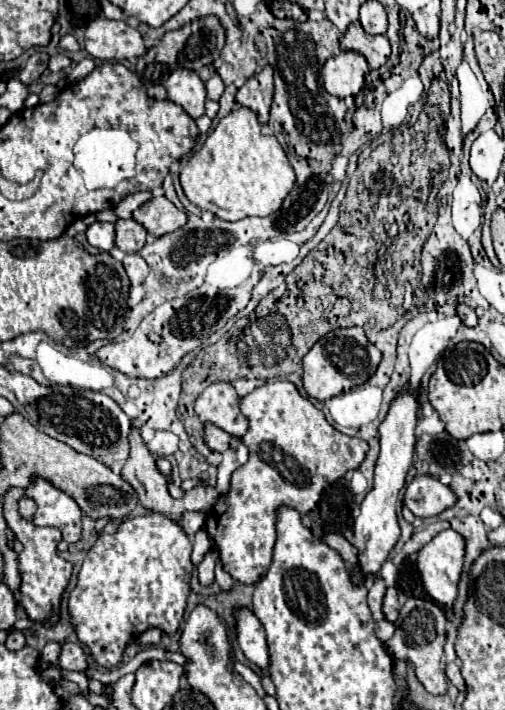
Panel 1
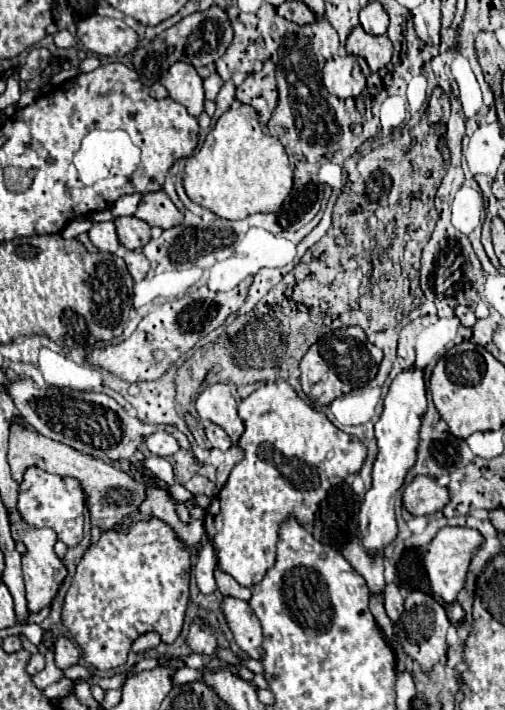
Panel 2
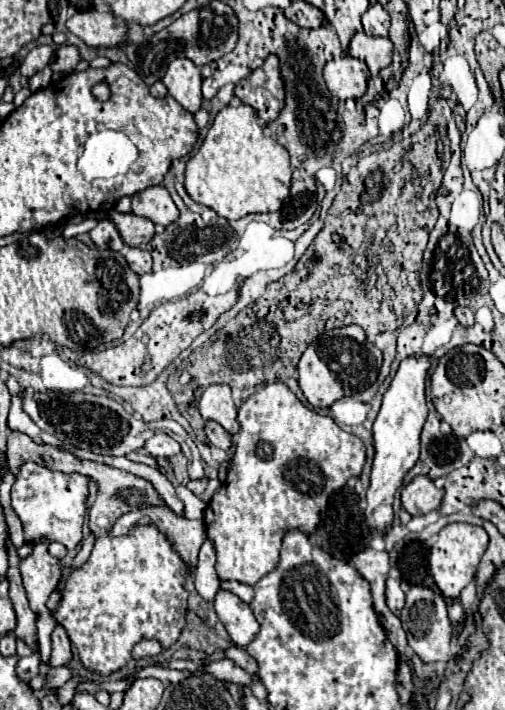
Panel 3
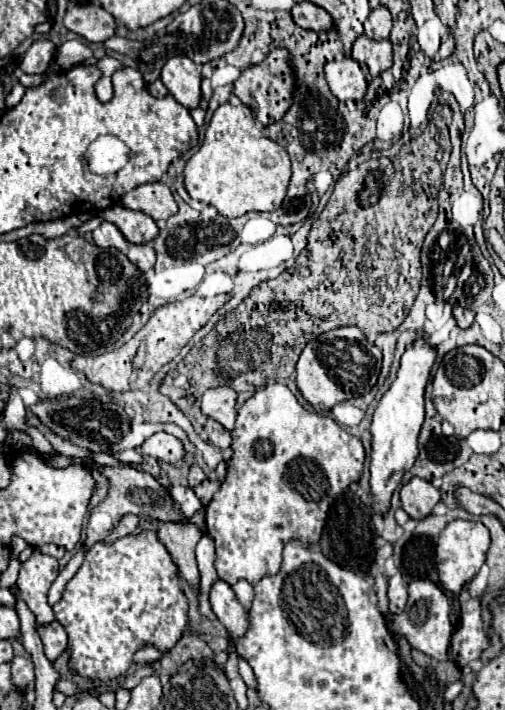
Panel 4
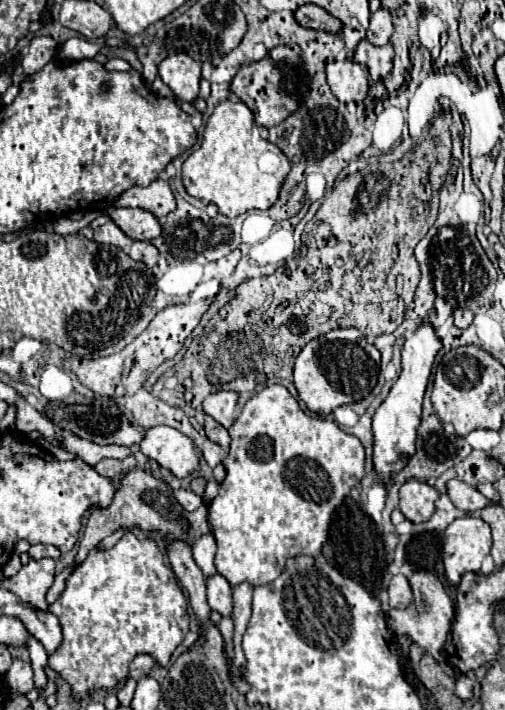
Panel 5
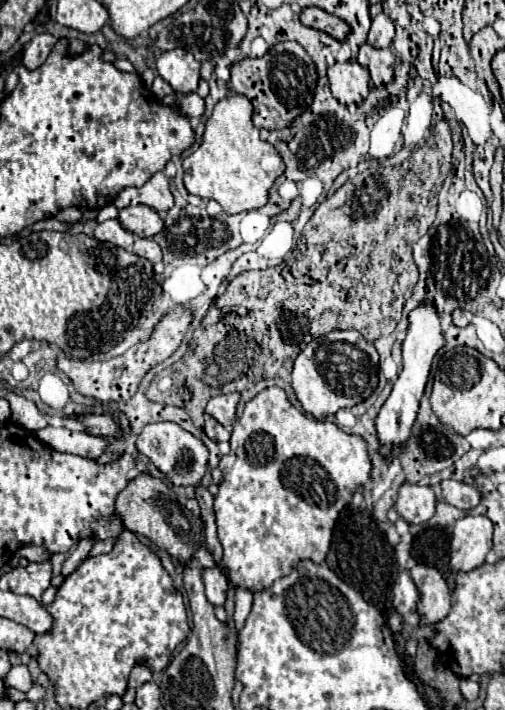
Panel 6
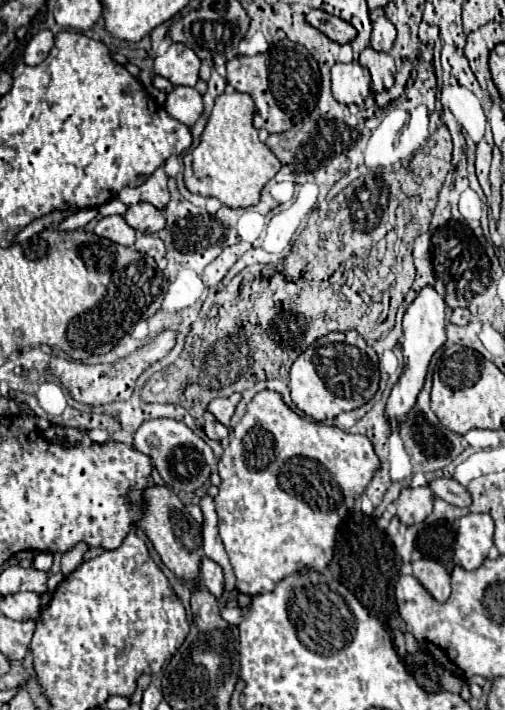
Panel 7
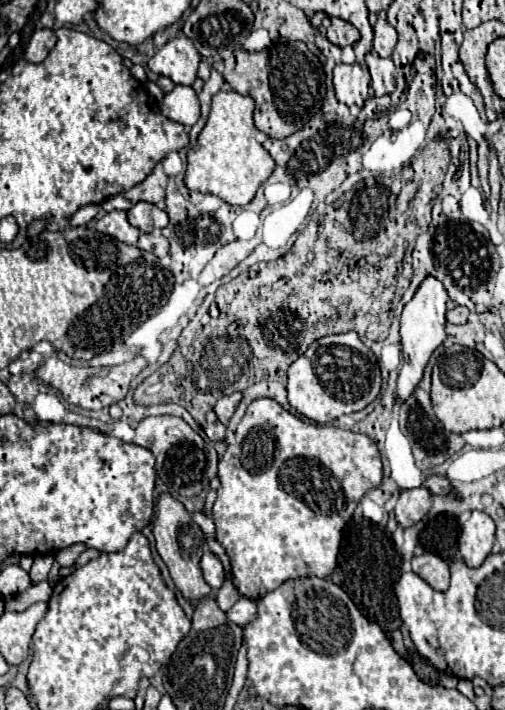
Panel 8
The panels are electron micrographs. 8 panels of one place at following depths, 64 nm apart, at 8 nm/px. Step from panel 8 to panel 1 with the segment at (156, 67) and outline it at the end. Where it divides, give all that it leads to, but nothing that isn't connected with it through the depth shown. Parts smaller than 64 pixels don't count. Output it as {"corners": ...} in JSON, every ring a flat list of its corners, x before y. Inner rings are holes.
{"corners":[[176,70,164,82,164,88,168,92,168,100,180,104,192,120,198,120,206,112,206,88,204,82,196,76,196,72]]}

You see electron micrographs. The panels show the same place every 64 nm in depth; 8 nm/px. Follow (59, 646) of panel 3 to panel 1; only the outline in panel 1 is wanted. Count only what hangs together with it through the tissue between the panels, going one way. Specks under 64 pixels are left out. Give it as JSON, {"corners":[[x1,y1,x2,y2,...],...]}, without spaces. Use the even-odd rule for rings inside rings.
{"corners":[[66,642,62,644,62,654,60,654,60,668,64,670,78,670,86,672,88,670,88,656,80,644]]}

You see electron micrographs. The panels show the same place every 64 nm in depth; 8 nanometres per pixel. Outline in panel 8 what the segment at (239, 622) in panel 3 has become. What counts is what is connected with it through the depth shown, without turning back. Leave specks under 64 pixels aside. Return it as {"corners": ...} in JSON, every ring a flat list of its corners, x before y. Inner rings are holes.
{"corners":[[204,552,202,562,200,562,200,568,202,568,202,572,204,572,206,584,216,592,216,590,222,586,222,582,224,582,224,568,222,568,220,560,218,560,214,554]]}

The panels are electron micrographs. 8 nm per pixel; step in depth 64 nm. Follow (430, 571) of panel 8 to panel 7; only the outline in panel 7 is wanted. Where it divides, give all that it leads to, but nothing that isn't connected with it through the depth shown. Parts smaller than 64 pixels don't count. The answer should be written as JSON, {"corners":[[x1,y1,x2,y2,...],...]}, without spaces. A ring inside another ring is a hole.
{"corners":[[416,560,416,562,412,562,412,568,414,568,416,580,420,580,420,584,426,588,426,592,434,600,440,600,440,604,444,600,448,600,448,596,450,596,450,576,438,562]]}

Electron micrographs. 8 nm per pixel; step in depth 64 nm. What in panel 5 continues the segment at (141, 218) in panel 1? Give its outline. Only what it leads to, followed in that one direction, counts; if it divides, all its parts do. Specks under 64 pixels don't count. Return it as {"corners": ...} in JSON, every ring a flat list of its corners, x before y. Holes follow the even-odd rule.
{"corners":[[158,178,154,180,150,186,134,186,130,190,126,190,116,206,128,206,128,208,142,208,142,210,148,210,152,212,158,220,166,218,170,212,176,210,176,200,174,200,174,194,168,186,166,180]]}

